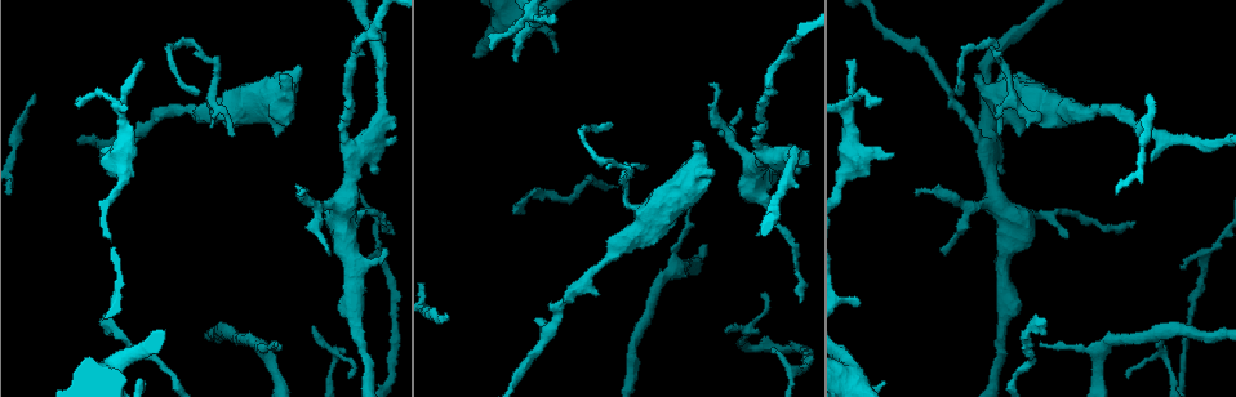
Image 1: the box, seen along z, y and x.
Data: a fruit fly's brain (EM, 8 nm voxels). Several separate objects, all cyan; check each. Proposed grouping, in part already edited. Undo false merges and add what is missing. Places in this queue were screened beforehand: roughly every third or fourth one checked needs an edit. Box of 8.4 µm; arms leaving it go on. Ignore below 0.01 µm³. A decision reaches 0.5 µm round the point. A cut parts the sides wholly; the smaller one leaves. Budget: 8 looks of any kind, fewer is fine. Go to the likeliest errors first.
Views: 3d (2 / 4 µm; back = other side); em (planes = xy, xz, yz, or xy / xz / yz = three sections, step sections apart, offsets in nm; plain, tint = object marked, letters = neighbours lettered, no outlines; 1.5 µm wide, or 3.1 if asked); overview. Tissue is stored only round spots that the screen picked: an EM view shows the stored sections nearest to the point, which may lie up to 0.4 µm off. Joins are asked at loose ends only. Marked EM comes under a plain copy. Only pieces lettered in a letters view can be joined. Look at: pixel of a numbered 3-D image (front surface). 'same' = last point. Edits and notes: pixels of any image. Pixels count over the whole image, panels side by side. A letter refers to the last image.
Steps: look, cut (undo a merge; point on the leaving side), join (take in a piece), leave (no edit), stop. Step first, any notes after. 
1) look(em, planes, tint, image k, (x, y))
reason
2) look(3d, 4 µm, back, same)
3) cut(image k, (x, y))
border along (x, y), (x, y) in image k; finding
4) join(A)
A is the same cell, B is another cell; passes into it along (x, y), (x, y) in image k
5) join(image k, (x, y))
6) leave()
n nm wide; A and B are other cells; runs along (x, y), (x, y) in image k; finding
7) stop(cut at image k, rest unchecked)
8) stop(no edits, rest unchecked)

look(3d, 2 µm, image 1, (1151, 93))
tapers out

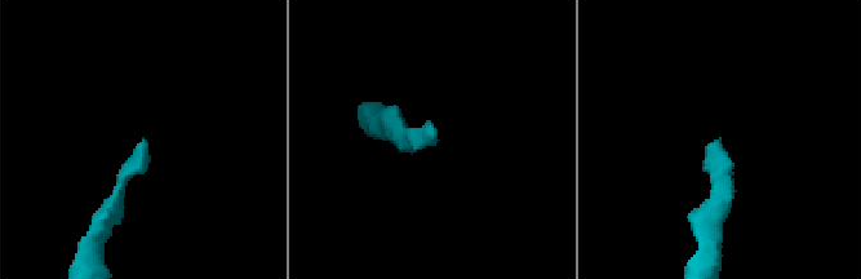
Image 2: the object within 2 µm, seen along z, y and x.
look(em, planes, tint, image 2, (144, 140))

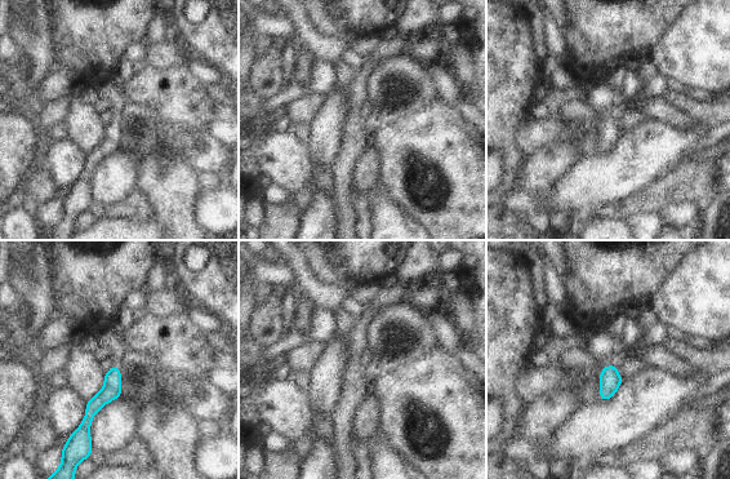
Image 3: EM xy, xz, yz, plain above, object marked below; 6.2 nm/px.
look(em, planes, letters, same)

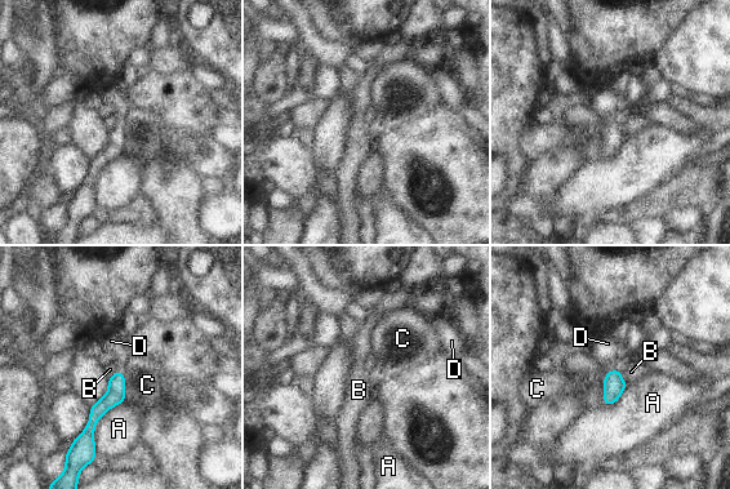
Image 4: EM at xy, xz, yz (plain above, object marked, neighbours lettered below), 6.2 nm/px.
join(D)
D is the same cell, A, B and C are other cells; passes into it along (614, 385), (611, 370), (606, 347) in image 4; it goes on there

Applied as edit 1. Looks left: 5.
look(3d, 4 µm, image 1, (376, 171))

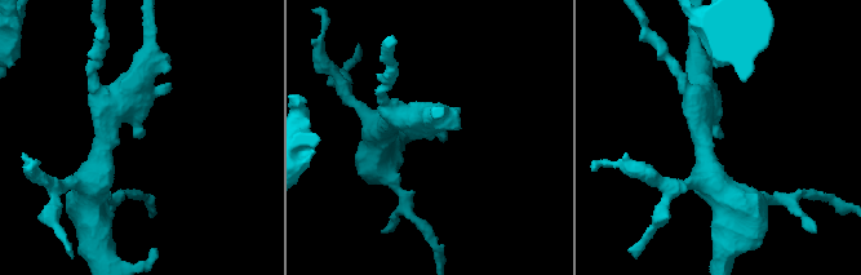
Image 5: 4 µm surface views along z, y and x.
look(em, planes, letters, image 5, (430, 137))
shape alone is not enough

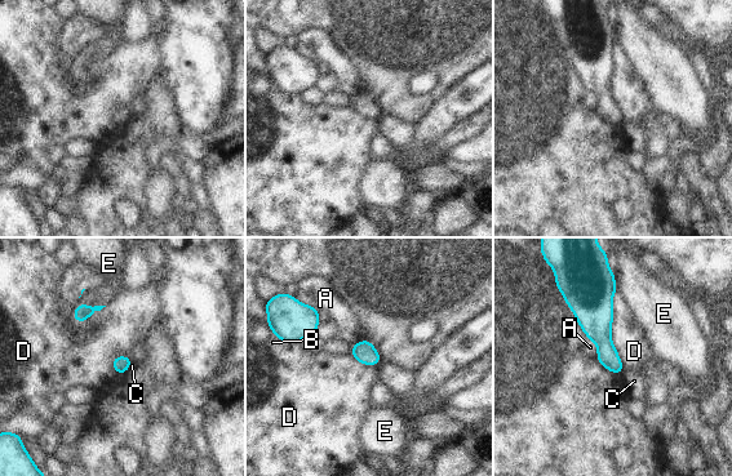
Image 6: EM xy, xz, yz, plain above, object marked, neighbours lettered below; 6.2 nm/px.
leave()
A, B, C, D and E are other cells; border along (616, 289), (611, 342), (624, 366) in image 6; none of them fits

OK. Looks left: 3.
look(3d, 4 µm, image 1, (999, 326))
thick turns thin

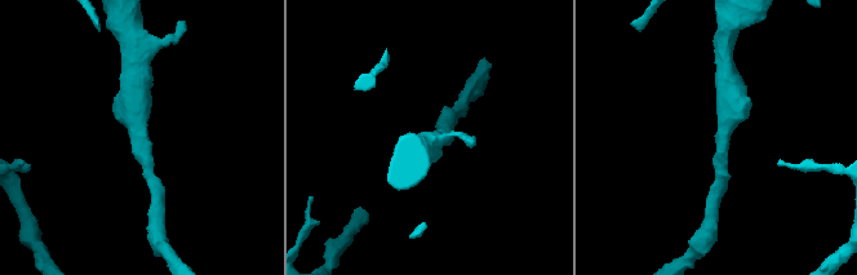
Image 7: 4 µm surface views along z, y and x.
look(em, xy, step 4, tint, image 7, (721, 136))
shape alone is not enough

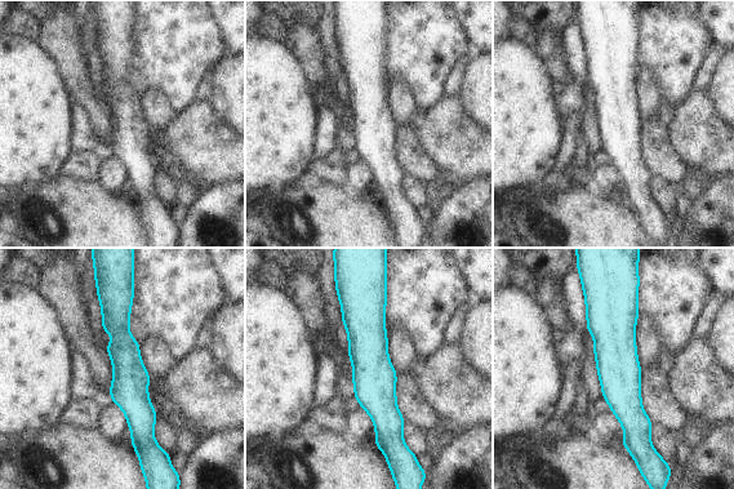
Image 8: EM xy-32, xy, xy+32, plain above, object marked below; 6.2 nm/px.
look(em, planes, letters, same)

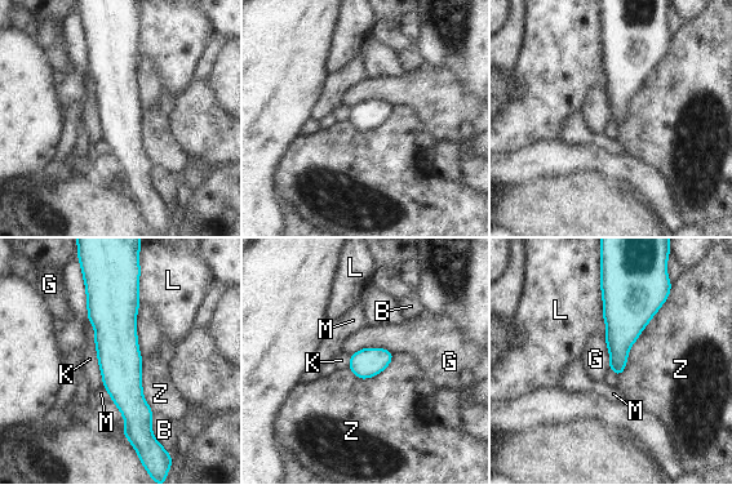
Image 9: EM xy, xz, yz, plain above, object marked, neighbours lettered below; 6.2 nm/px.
leave()
B, G, K, L, M and Z are other cells; border along (393, 352), (360, 348), (350, 356) in image 9; continuous, no second cell

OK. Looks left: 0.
stop(join at image 4, rest unchecked)

